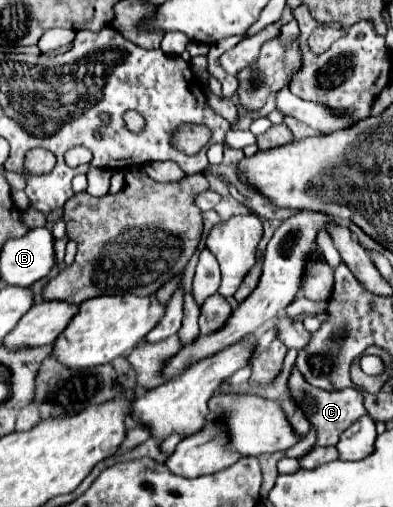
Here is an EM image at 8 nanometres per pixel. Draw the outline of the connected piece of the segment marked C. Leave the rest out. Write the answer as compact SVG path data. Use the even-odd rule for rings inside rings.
M296 366L292 368L290 378L288 378L288 394L296 402L296 406L306 414L308 422L316 430L316 444L320 444L320 446L334 446L336 440L340 438L340 434L352 422L356 422L358 418L362 418L366 414L360 390L356 390L356 388L344 388L344 390L328 392L328 390L316 388L316 386L312 386L312 384L306 382L306 378L302 376L302 372Z

